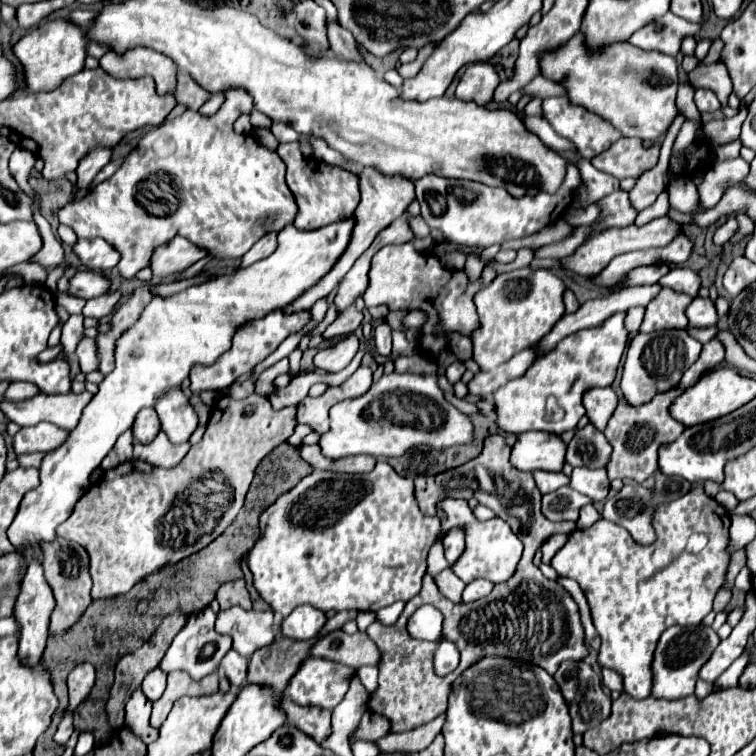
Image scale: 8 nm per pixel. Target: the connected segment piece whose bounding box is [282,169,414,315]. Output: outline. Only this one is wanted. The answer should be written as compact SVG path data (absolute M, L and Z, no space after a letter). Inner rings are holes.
M362 169L360 175L360 193L362 193L362 201L354 213L354 229L350 235L350 243L344 249L344 253L338 257L338 261L334 263L334 267L310 289L306 289L300 297L296 297L296 301L292 301L290 305L286 305L282 311L284 313L298 313L298 311L308 311L312 309L312 305L322 299L328 297L330 291L342 281L342 277L350 271L350 267L354 265L354 261L370 247L370 243L374 241L374 237L386 227L390 225L394 219L402 217L402 213L408 209L410 201L414 199L414 185L412 181L404 181L404 177L380 177L380 173L376 173L376 169Z

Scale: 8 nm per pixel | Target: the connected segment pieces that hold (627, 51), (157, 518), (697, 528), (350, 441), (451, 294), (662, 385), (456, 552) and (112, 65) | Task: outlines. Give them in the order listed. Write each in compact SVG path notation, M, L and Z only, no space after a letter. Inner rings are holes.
M576 33L572 39L568 39L558 49L546 51L540 55L540 75L562 85L566 89L566 95L572 105L582 105L584 109L610 121L624 137L656 141L660 135L664 135L668 131L668 127L672 125L672 119L678 113L678 109L676 109L676 91L678 91L676 59L668 57L664 53L652 53L652 51L638 49L634 45L626 45L624 41L606 45L598 51L592 51L586 45L584 33Z
M256 393L240 401L224 395L212 407L210 421L200 445L190 447L188 455L176 467L158 469L144 461L126 461L114 469L104 471L102 479L88 487L84 497L76 503L72 515L58 527L60 537L80 543L90 555L90 575L94 581L92 599L116 597L116 595L128 593L140 579L160 571L168 563L176 563L204 549L216 537L220 537L224 529L234 521L238 511L242 509L246 491L250 487L250 481L254 477L258 463L276 445L284 443L294 433L294 427L296 427L296 407L284 407L276 411L270 405L268 397L262 397ZM246 405L256 407L256 413L252 417L242 415L242 407Z
M696 483L684 497L660 505L656 509L654 531L656 541L652 545L638 545L632 535L606 519L598 519L588 529L576 529L568 535L566 545L554 555L552 567L560 577L570 577L582 587L594 627L602 639L598 661L602 667L614 669L624 677L624 691L636 699L646 699L652 693L652 659L654 649L664 633L672 625L698 625L712 611L712 601L724 583L724 571L728 567L730 555L726 553L730 515L722 505L704 493L704 485ZM692 533L704 533L708 545L698 553L686 553L686 541Z
M390 373L382 375L366 395L338 403L330 411L330 431L322 435L322 453L330 459L340 459L348 455L374 455L374 457L402 457L410 449L428 447L444 451L454 445L468 445L474 439L474 425L468 415L460 413L454 405L444 399L438 387L438 375L418 375L418 373ZM372 401L420 401L408 411L408 417L398 419L394 415L370 415Z
M412 243L404 245L386 245L384 253L376 253L372 257L370 267L370 285L364 293L366 309L376 305L386 305L390 311L424 311L426 321L420 327L418 347L430 359L438 359L442 351L448 349L448 335L460 333L464 337L472 337L472 333L480 327L474 295L482 289L482 279L474 283L468 281L468 275L458 271L448 271L440 265L436 255L418 253Z
M666 329L666 331L656 331L650 335L638 333L630 341L622 381L620 381L626 401L638 407L652 401L656 393L664 393L676 387L684 371L698 359L700 351L702 351L702 343L692 339L686 329Z
M462 529L448 531L448 537L444 539L444 557L448 561L448 567L456 563L456 557L460 557L464 551L464 533Z
M134 47L124 53L108 51L100 59L100 67L114 79L138 79L144 75L154 77L158 93L176 89L176 65L148 47Z

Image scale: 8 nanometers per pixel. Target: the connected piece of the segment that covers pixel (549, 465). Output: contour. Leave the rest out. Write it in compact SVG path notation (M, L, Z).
M528 431L518 437L512 449L512 465L520 471L562 471L566 443L556 433Z

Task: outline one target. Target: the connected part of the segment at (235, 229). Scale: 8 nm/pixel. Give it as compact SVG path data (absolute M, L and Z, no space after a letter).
M232 87L222 93L224 103L216 115L202 117L200 113L182 113L148 131L110 179L96 185L96 189L80 201L68 203L58 211L60 223L72 227L78 237L102 237L120 251L122 259L116 269L124 279L132 279L140 269L148 267L152 249L168 243L176 235L206 249L214 259L236 259L242 257L262 235L280 231L294 223L298 205L284 181L286 163L276 151L264 147L252 135L244 137L232 131L234 119L252 111L250 93L242 87Z

